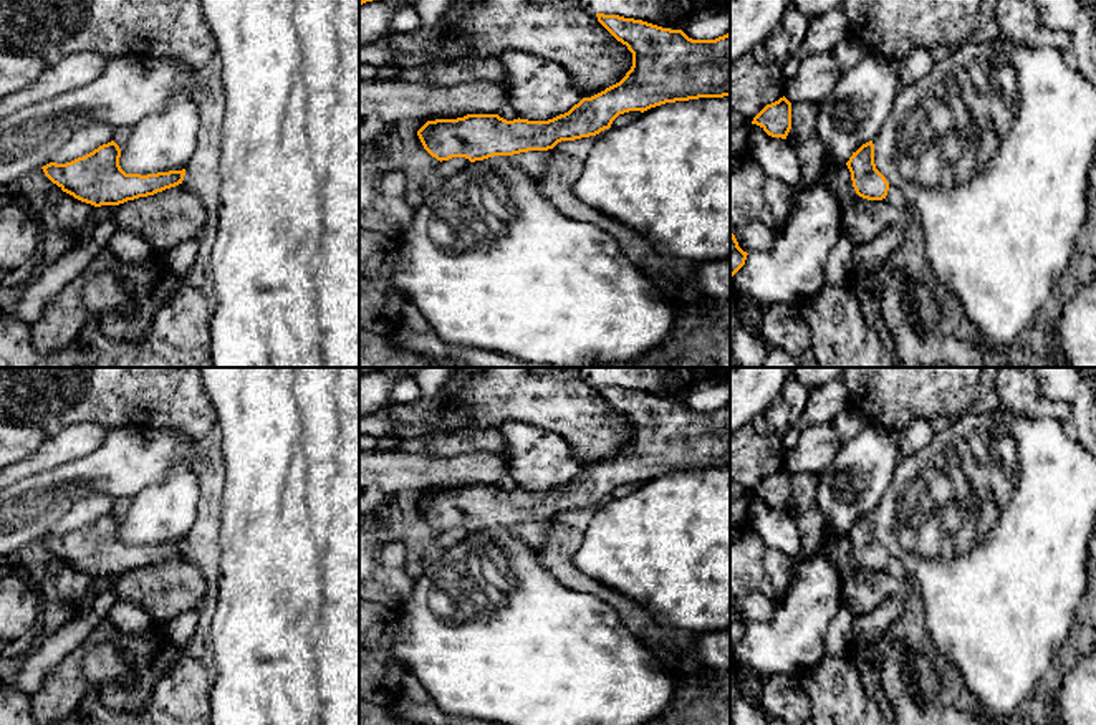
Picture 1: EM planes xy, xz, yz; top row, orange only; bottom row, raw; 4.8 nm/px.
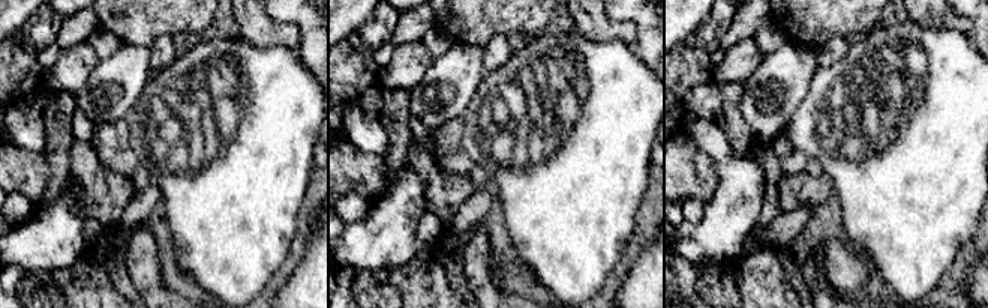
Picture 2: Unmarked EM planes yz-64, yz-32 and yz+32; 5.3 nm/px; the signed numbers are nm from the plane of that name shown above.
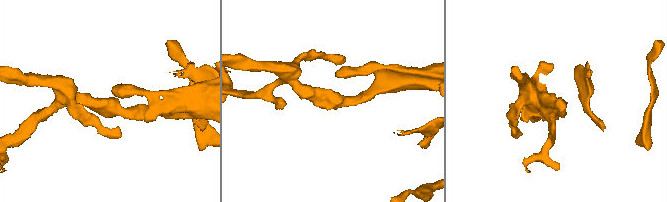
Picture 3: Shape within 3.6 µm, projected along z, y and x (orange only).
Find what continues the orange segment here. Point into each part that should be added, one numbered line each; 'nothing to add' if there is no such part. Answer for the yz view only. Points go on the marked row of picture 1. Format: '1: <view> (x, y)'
1: yz (894, 196)

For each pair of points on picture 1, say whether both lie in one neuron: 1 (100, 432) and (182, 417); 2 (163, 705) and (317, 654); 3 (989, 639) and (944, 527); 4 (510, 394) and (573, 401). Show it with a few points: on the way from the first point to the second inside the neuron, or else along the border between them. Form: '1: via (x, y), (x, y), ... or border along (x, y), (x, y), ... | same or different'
1: border along (70, 424), (103, 424), (110, 429) | different
2: border along (212, 681), (209, 707) | different
3: via (989, 611), (989, 571), (972, 555) | same
4: via (525, 396), (558, 401) | same

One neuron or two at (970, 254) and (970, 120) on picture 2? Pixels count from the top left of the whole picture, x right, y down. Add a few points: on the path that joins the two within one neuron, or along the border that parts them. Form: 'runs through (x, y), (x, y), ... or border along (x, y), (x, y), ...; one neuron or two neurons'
border along (972, 236), (948, 266); two neurons

